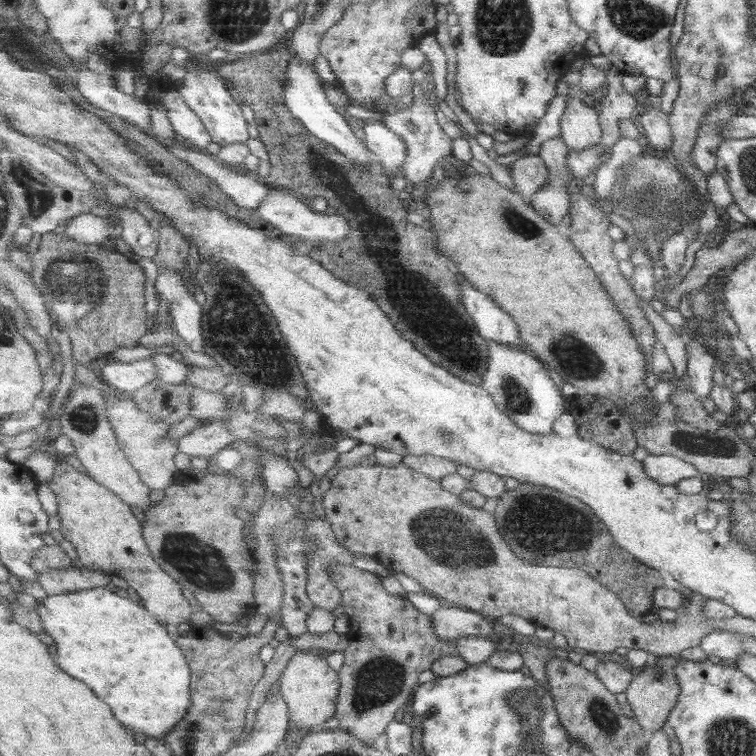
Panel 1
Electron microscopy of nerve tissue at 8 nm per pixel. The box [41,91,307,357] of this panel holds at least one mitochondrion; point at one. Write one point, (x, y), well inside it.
(78, 279)

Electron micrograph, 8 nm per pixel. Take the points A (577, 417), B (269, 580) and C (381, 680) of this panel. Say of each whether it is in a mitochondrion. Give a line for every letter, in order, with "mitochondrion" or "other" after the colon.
A: other
B: other
C: mitochondrion

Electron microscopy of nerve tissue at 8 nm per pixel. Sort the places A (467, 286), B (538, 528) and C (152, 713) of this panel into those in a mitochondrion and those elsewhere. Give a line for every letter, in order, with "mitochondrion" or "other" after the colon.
A: other
B: mitochondrion
C: other

